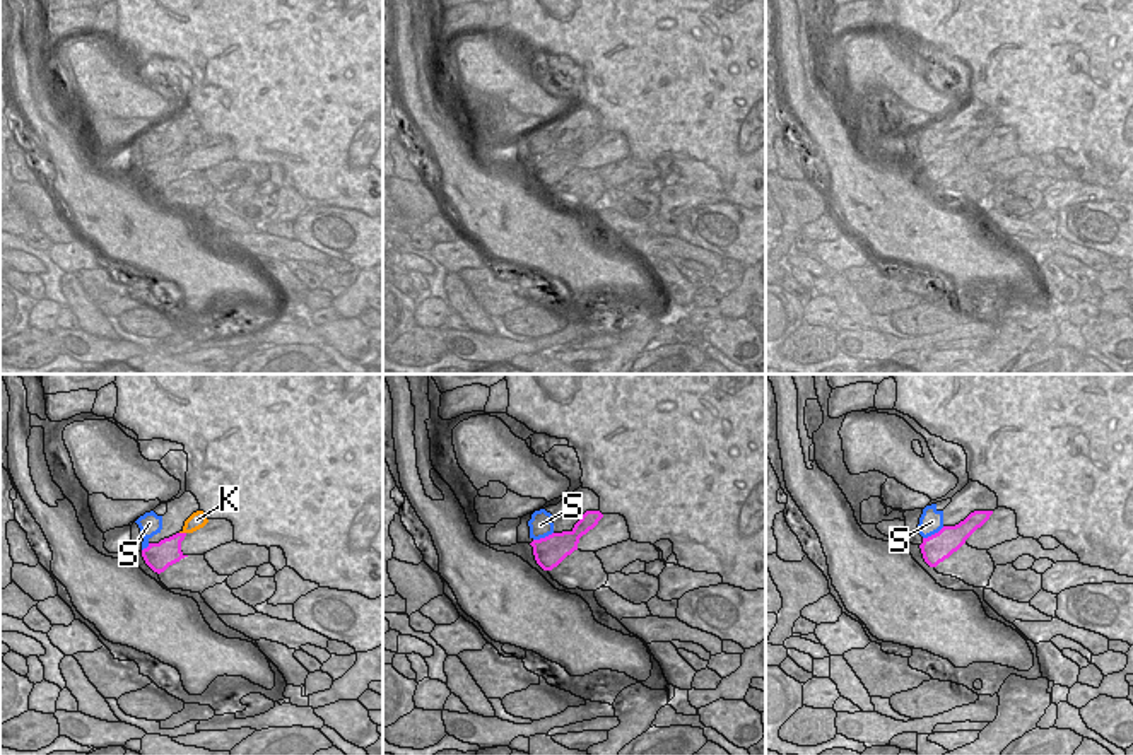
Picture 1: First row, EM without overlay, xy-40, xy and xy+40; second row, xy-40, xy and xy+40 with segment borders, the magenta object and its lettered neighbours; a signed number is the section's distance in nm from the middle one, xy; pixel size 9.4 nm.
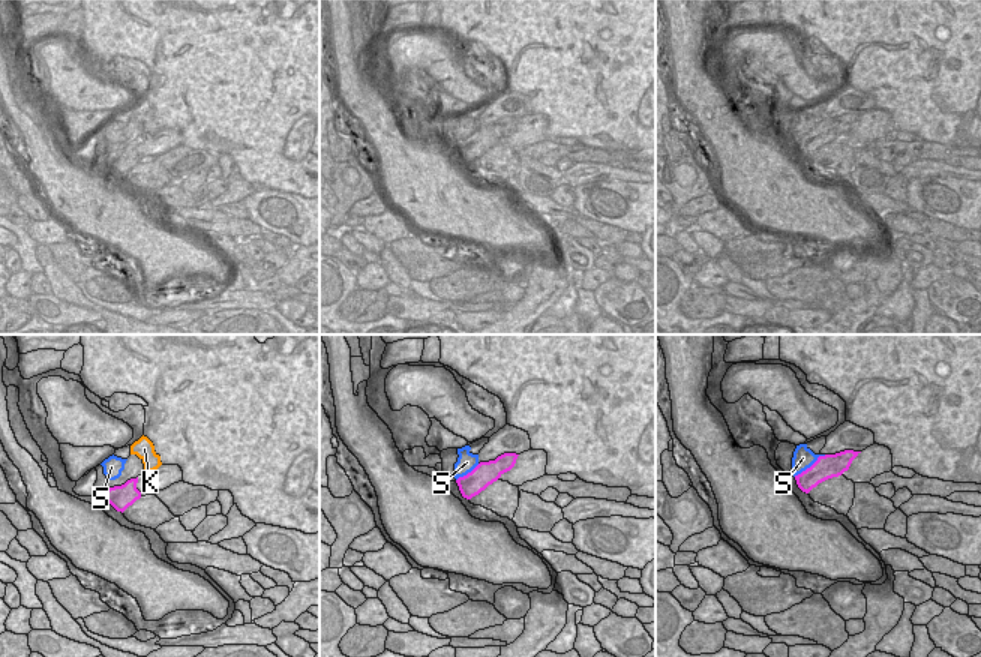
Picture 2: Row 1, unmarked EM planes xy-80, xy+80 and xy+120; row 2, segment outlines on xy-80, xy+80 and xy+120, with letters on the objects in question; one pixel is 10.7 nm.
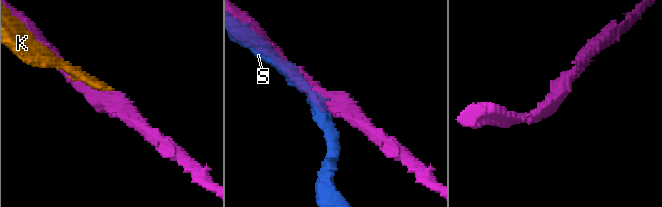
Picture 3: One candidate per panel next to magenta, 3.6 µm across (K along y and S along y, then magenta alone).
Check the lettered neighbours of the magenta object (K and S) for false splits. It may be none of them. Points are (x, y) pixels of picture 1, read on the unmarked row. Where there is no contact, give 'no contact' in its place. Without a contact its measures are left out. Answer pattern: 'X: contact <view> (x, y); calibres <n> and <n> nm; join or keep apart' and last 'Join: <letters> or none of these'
K: contact xy-40 (183, 151); calibres 240 and 160 nm; keep apart
S: contact xy+40 (935, 151); calibres 280 and 220 nm; keep apart
Join: none of these

